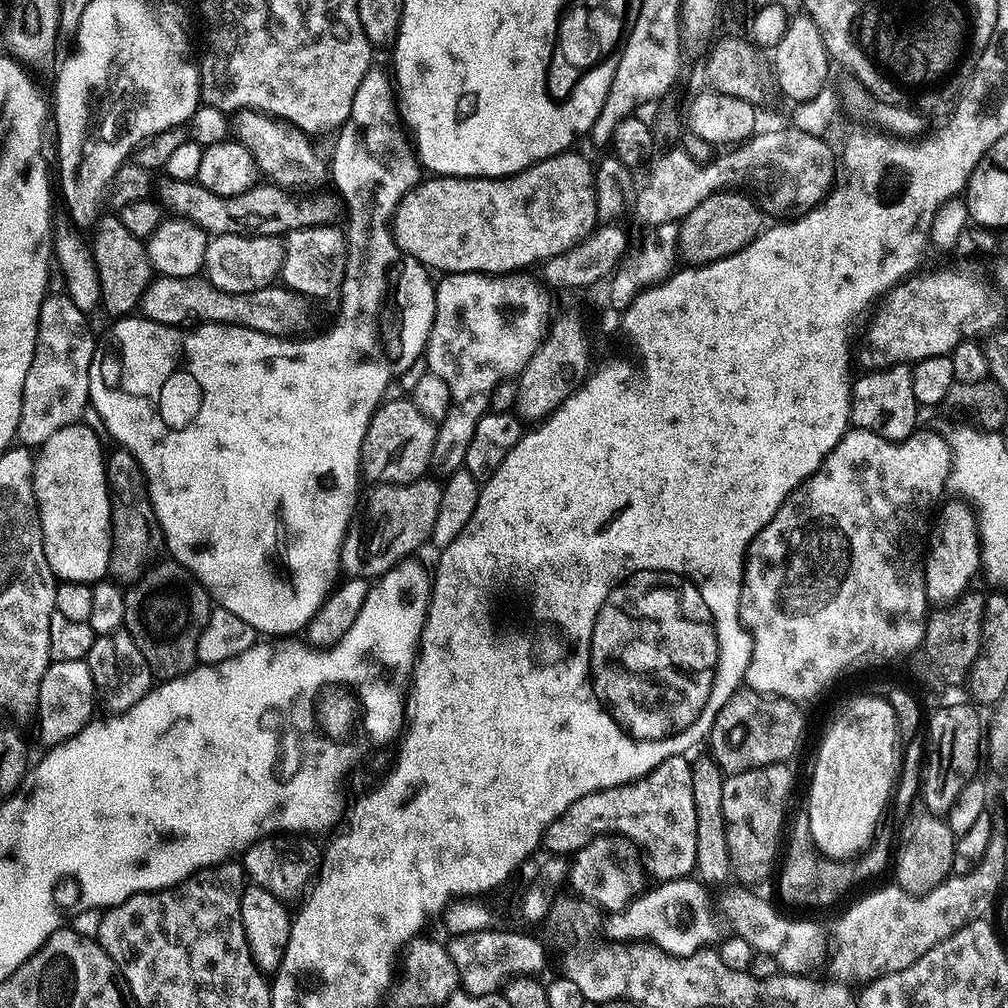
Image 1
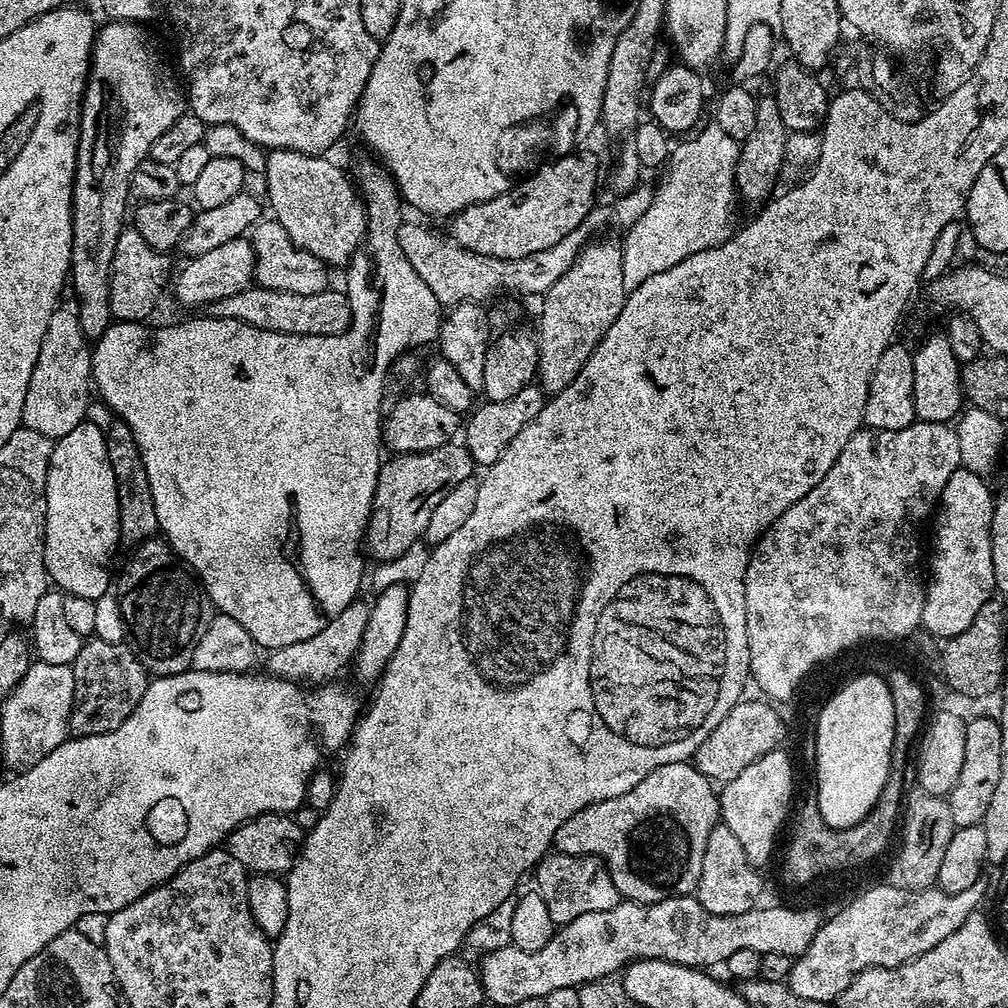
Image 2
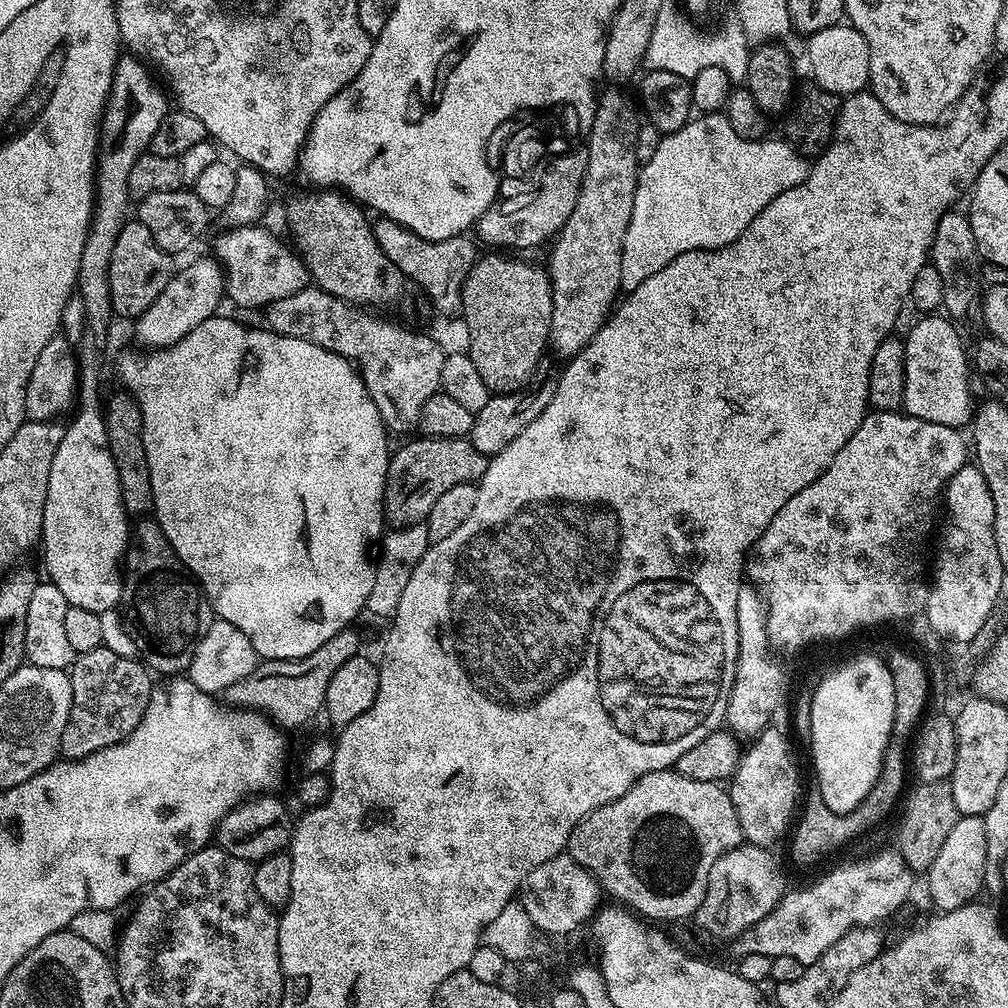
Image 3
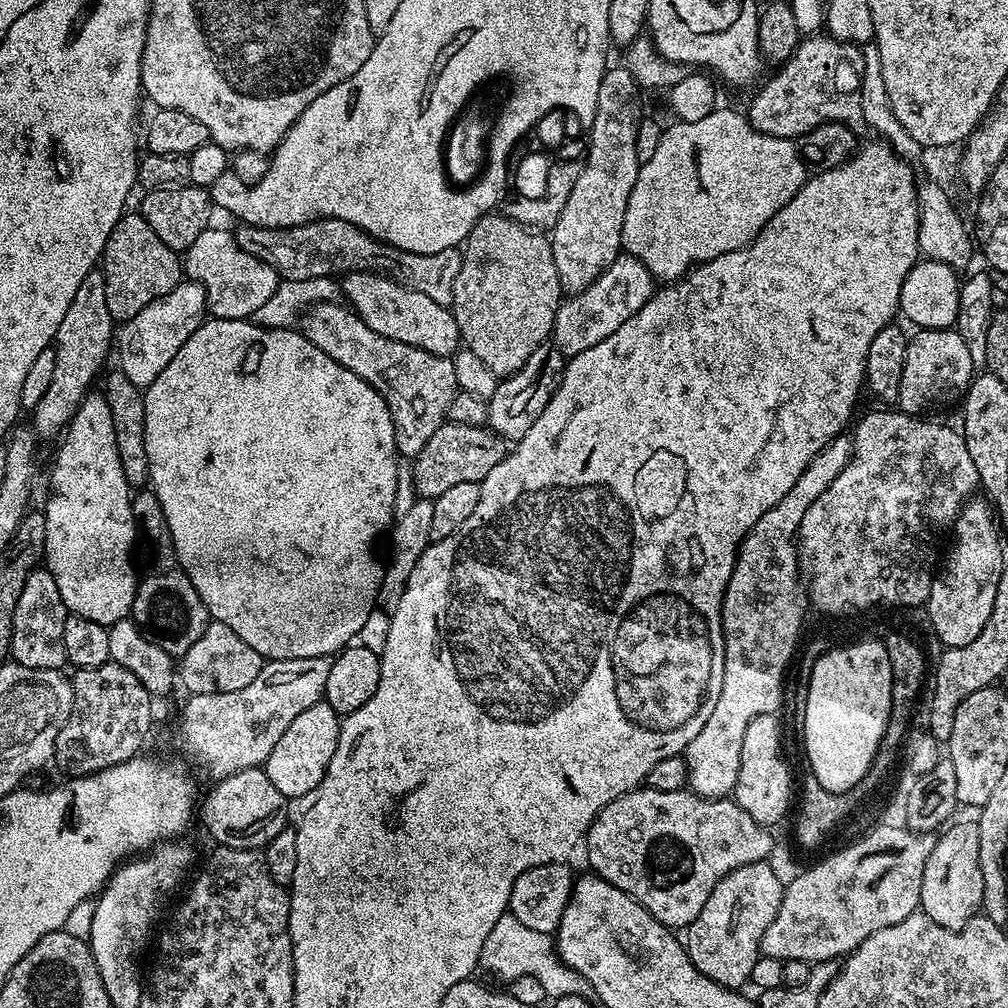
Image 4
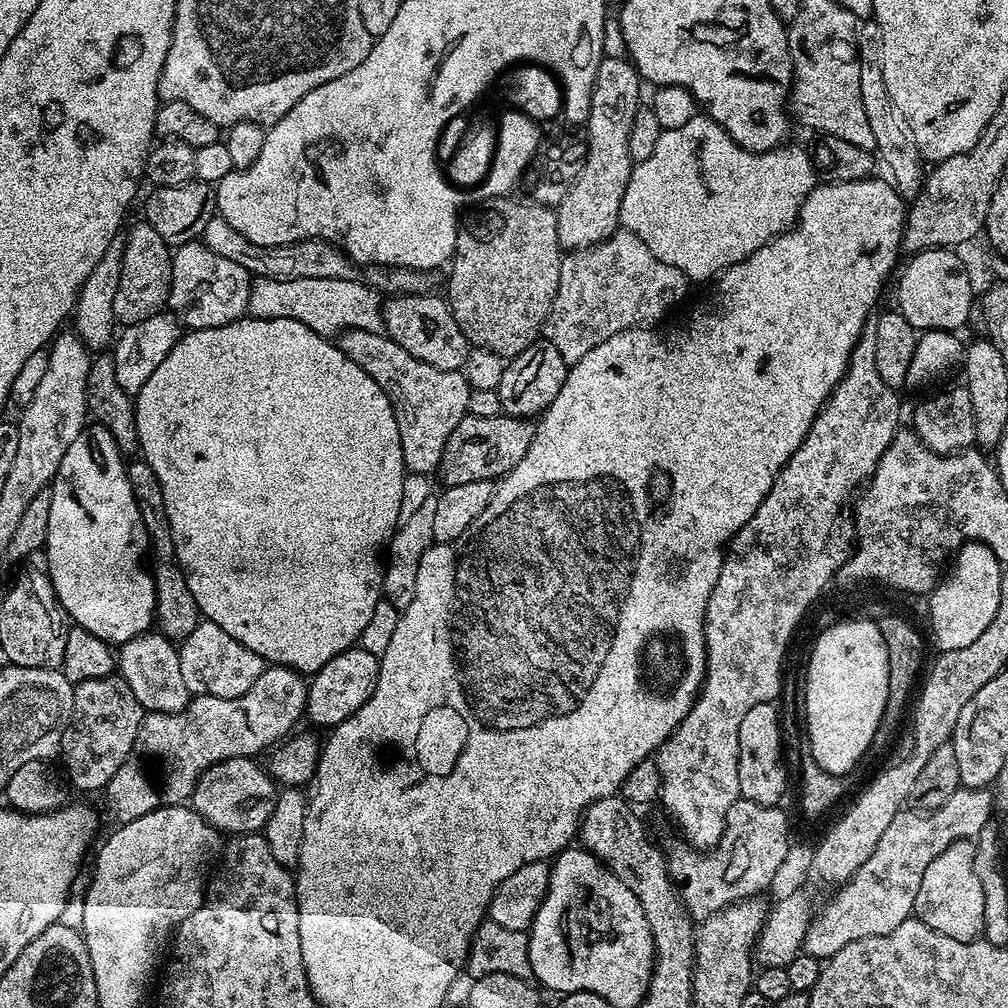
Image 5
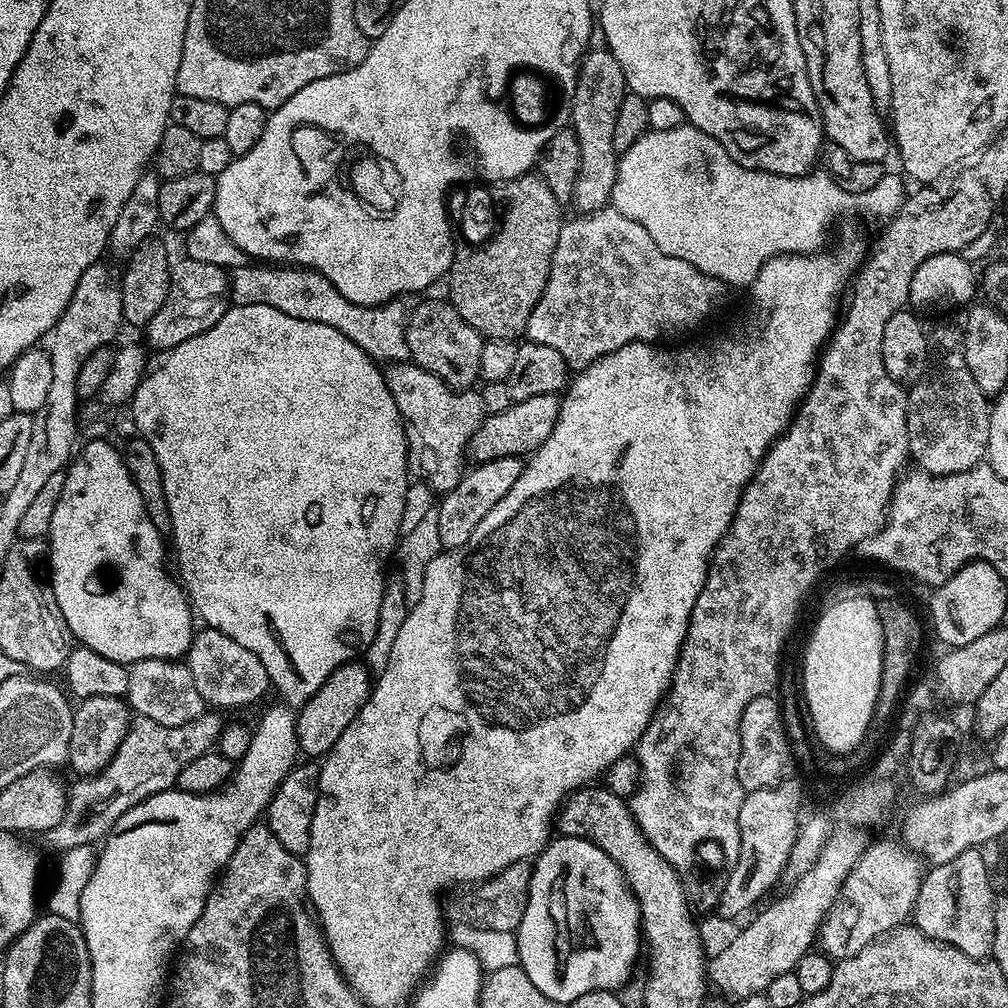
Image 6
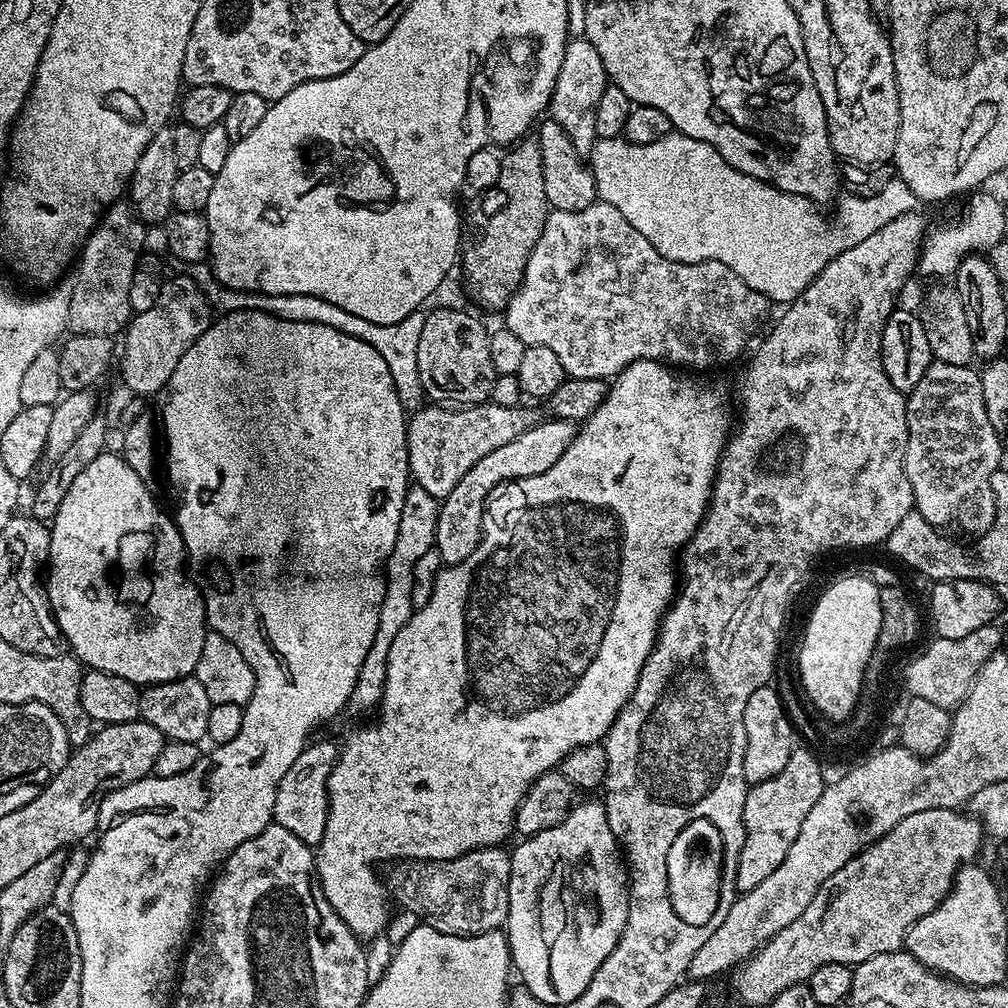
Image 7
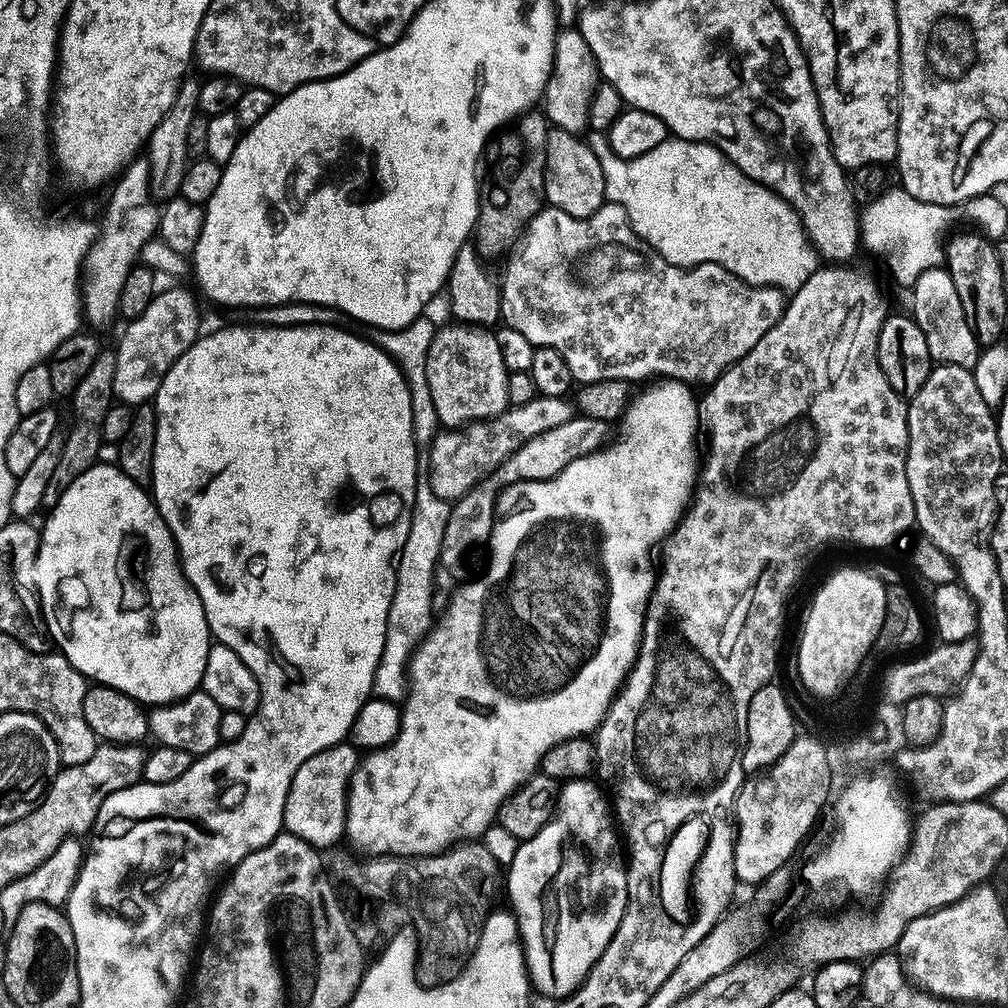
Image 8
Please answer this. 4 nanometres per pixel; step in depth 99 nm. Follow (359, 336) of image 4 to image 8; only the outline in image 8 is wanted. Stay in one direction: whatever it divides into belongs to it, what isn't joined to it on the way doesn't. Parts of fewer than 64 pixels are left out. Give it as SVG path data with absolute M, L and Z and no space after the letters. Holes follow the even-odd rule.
M538 394L530 402L508 407L493 420L467 425L466 430L441 431L426 456L427 463L432 465L434 494L449 502L460 500L475 484L485 480L494 469L502 466L502 462L506 462L510 454L514 454L532 438L546 434L546 430L554 430L554 426L570 422L573 415L574 404L571 399Z

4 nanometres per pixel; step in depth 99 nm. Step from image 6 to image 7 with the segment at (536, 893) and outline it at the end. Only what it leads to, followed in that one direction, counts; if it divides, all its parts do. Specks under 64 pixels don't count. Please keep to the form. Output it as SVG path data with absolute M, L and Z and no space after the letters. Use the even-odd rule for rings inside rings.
M596 802L596 804L577 803L572 811L569 812L567 819L558 826L542 830L538 835L521 839L519 842L521 844L516 849L511 849L510 852L512 874L508 892L506 935L508 938L508 948L512 952L512 966L517 973L520 971L519 983L523 987L528 988L534 998L540 999L547 1006L553 1006L553 1004L567 1006L570 1002L574 1002L574 998L578 998L578 994L582 994L582 990L586 990L586 986L590 986L590 982L594 978L594 974L598 968L606 962L609 954L616 949L616 943L626 926L626 918L628 917L628 909L630 907L630 896L628 900L630 876L626 871L626 860L622 855L622 849L616 836L608 825L604 805L600 802Z

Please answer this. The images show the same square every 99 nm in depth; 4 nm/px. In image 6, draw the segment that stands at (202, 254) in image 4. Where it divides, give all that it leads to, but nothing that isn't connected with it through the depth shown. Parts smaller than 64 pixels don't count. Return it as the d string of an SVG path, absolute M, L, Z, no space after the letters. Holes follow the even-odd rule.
M181 258L171 265L171 270L166 302L162 302L162 310L146 326L149 349L167 350L186 342L186 338L194 338L194 334L202 334L202 330L210 330L230 306L230 276L225 269L210 262Z

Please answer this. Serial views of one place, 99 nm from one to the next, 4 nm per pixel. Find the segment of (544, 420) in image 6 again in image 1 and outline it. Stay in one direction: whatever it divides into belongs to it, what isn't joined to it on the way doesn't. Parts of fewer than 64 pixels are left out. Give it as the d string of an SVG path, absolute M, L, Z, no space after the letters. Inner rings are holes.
M421 478L410 480L405 484L377 483L372 493L363 497L358 508L358 515L348 527L344 545L340 551L340 565L352 578L379 578L386 575L396 564L409 559L420 547L432 539L434 518L438 518L438 506L442 506L443 483L438 479Z

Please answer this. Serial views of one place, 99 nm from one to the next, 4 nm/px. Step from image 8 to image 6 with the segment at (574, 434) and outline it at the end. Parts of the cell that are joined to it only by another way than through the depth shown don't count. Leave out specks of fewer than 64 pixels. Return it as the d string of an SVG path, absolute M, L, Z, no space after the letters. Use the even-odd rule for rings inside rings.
M507 456L485 464L476 464L465 471L454 490L439 497L439 537L445 549L461 548L466 542L470 542L470 534L474 534L478 522L482 522L482 518L486 518L486 514L490 514L490 510L494 510L494 506L502 502L502 498L506 498L510 486L518 482L524 465L525 461L518 456Z

